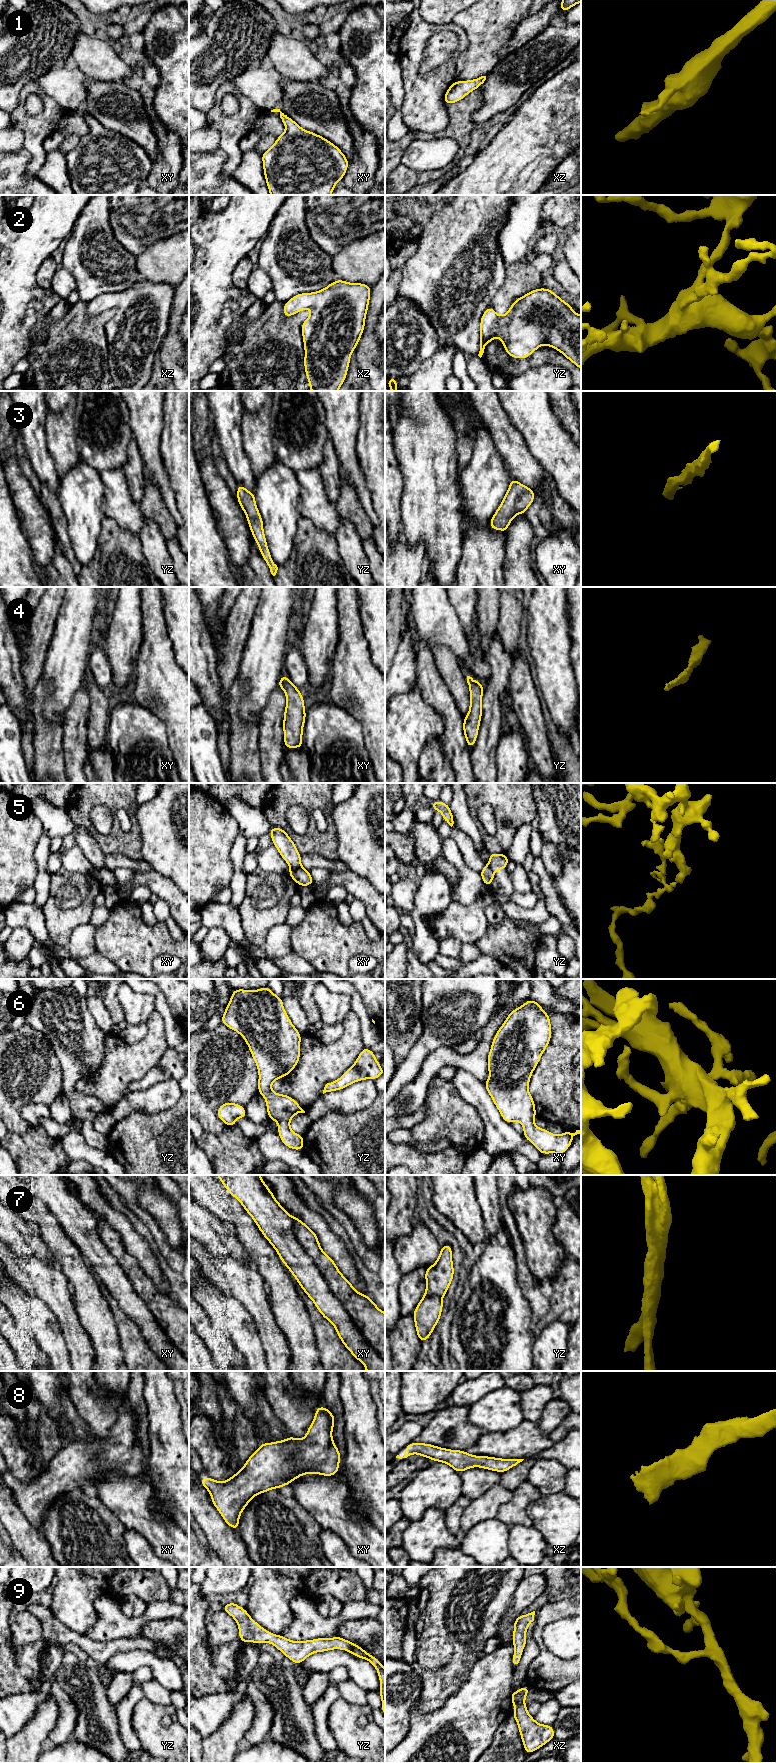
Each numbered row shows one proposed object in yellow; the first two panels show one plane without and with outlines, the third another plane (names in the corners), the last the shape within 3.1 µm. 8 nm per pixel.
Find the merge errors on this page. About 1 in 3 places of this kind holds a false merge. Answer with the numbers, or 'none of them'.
5, 7

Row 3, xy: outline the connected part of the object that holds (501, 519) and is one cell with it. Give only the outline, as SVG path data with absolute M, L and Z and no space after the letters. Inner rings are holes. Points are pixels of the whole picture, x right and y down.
M512 478L506 495L489 522L490 528L506 534L510 522L516 515L525 514L534 498L535 493L531 488Z

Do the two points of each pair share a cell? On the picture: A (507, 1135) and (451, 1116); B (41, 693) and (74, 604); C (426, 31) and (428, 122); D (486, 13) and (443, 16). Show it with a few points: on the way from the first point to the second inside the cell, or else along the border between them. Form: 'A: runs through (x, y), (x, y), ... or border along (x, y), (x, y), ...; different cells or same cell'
A: border along (473, 1106), (484, 1125), (483, 1146); different cells
B: border along (41, 675), (53, 684), (51, 694), (43, 703); different cells
C: runs through (413, 54), (413, 80), (423, 94), (423, 99); same cell
D: border along (462, 10), (451, 21); different cells

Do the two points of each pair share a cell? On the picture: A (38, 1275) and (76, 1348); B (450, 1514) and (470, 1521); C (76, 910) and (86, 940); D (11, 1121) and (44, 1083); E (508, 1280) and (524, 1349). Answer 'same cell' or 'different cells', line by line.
A: same cell
B: different cells
C: different cells
D: same cell
E: same cell

